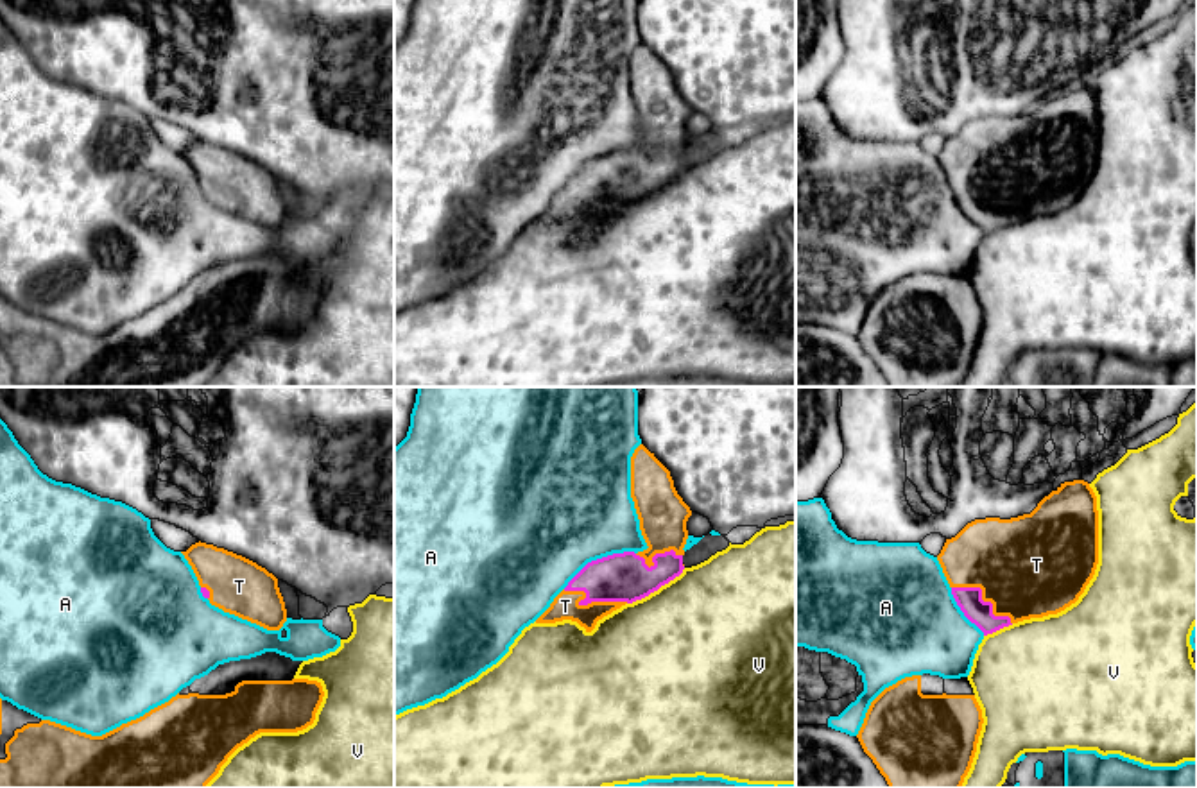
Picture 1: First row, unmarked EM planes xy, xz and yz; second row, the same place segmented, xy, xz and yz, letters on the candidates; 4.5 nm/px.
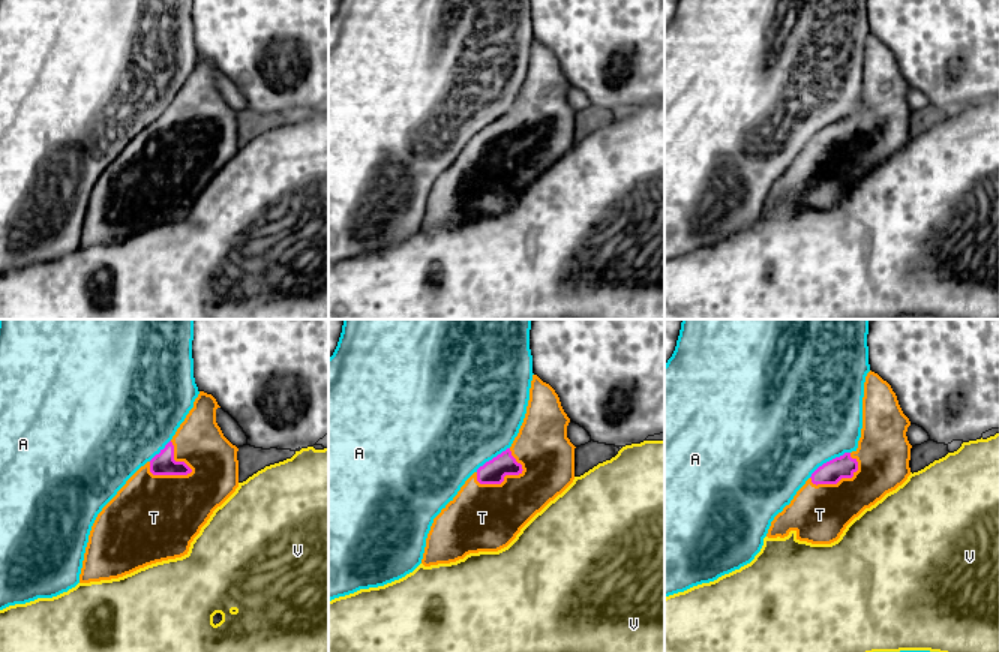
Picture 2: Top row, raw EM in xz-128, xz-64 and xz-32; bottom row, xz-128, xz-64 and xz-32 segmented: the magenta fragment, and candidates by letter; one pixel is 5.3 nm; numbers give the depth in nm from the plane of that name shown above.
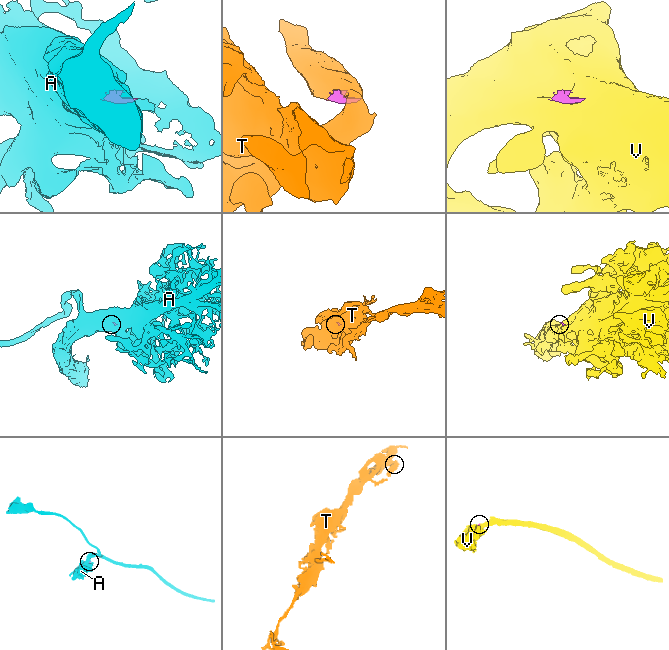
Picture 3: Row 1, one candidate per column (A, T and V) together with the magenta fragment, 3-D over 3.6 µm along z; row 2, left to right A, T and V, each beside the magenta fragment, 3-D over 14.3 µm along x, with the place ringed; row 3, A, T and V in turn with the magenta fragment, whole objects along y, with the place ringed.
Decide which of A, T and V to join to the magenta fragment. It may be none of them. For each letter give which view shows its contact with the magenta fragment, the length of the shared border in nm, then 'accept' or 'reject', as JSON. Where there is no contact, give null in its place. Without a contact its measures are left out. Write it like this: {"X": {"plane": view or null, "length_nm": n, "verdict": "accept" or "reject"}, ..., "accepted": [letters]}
{"A": {"plane": "xz", "length_nm": 360, "verdict": "reject"}, "T": {"plane": "xz", "length_nm": 300, "verdict": "accept"}, "V": {"plane": "xz", "length_nm": 300, "verdict": "reject"}, "accepted": ["T"]}

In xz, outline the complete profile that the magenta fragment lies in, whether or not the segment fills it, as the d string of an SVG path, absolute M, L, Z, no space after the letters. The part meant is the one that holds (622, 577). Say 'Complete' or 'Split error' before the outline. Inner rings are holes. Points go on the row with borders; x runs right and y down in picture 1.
Split error. M643 444L631 457L631 498L649 548L588 562L536 623L572 620L591 632L604 616L683 573L692 510L677 494L670 471Z

